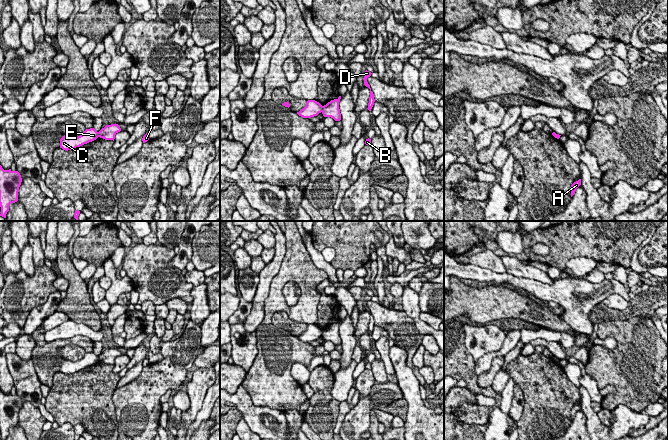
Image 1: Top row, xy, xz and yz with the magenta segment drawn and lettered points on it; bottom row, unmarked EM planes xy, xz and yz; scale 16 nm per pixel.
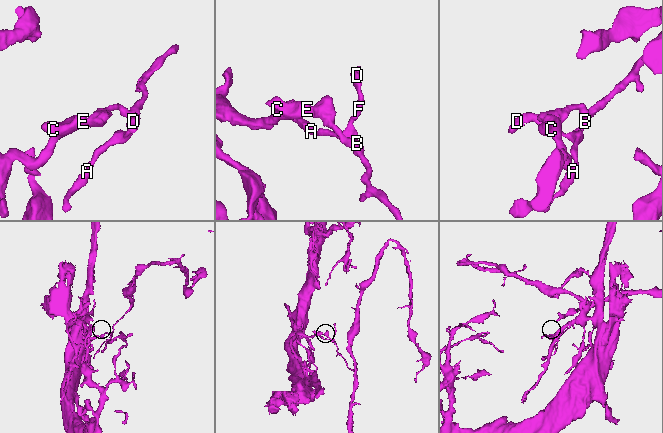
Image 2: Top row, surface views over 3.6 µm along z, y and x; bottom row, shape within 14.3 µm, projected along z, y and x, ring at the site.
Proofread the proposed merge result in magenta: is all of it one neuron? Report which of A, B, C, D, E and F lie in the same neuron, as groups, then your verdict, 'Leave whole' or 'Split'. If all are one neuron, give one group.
Groups: A B D F / C E. Split

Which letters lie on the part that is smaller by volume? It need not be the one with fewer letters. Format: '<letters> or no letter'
A, B, D, F

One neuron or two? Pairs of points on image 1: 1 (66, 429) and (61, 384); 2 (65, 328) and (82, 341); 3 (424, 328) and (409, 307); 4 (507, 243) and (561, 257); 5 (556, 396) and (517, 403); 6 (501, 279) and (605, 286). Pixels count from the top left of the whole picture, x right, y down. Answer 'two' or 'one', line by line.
1: two
2: two
3: one
4: two
5: two
6: one

